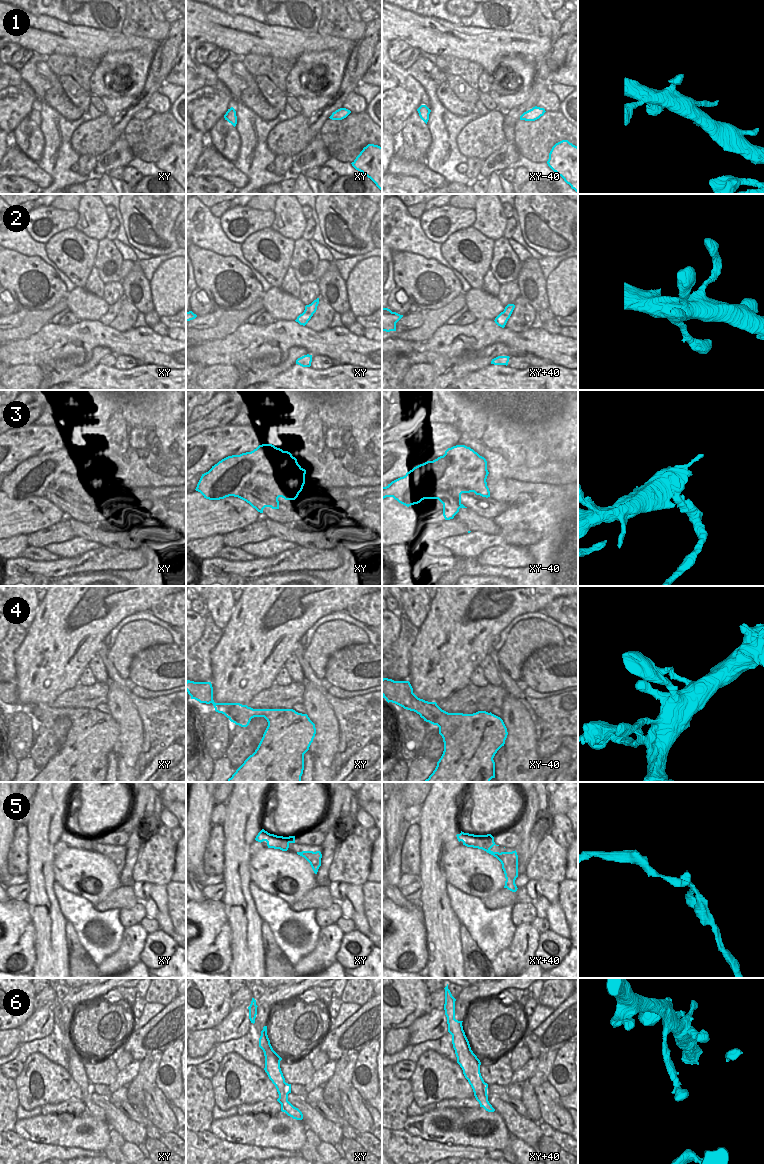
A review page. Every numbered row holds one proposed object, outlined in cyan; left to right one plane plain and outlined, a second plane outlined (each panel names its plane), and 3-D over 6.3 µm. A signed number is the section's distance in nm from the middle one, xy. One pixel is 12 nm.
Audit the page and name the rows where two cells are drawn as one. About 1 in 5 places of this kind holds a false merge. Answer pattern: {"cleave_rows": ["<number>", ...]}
{"cleave_rows": ["3", "5"]}

